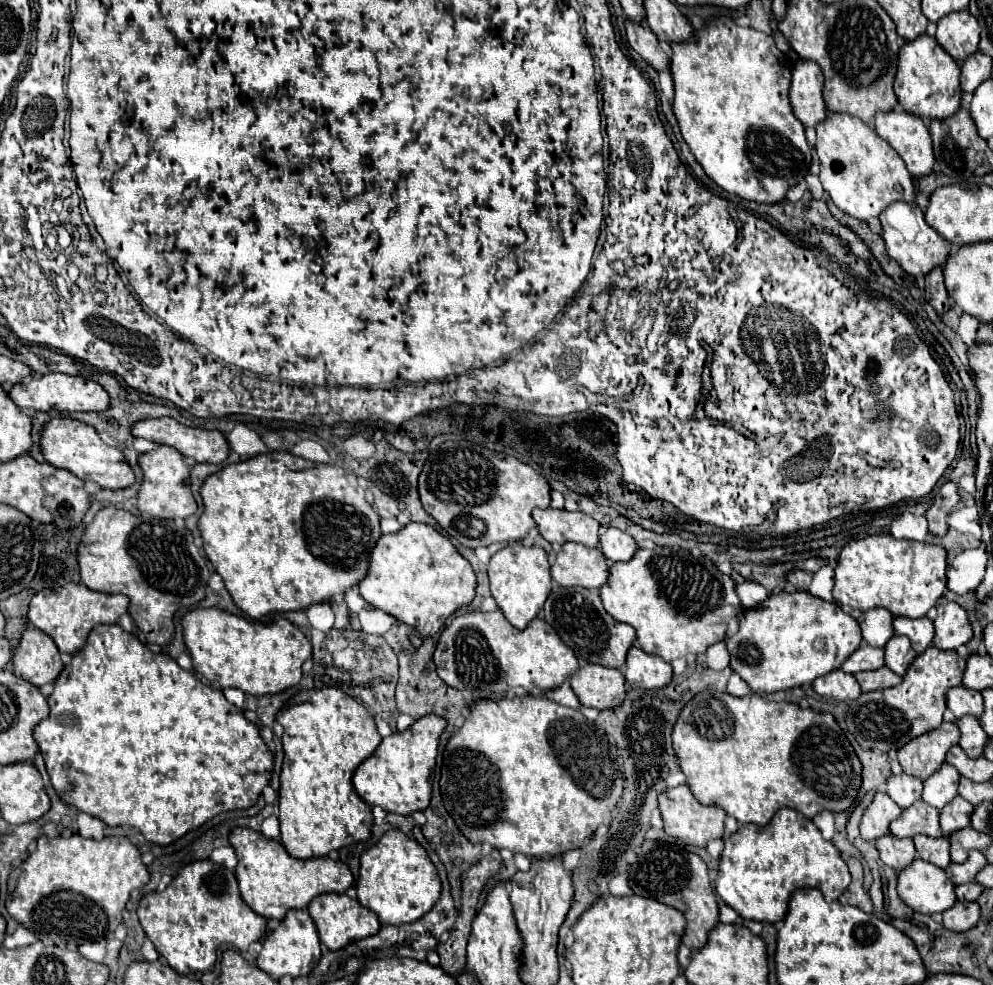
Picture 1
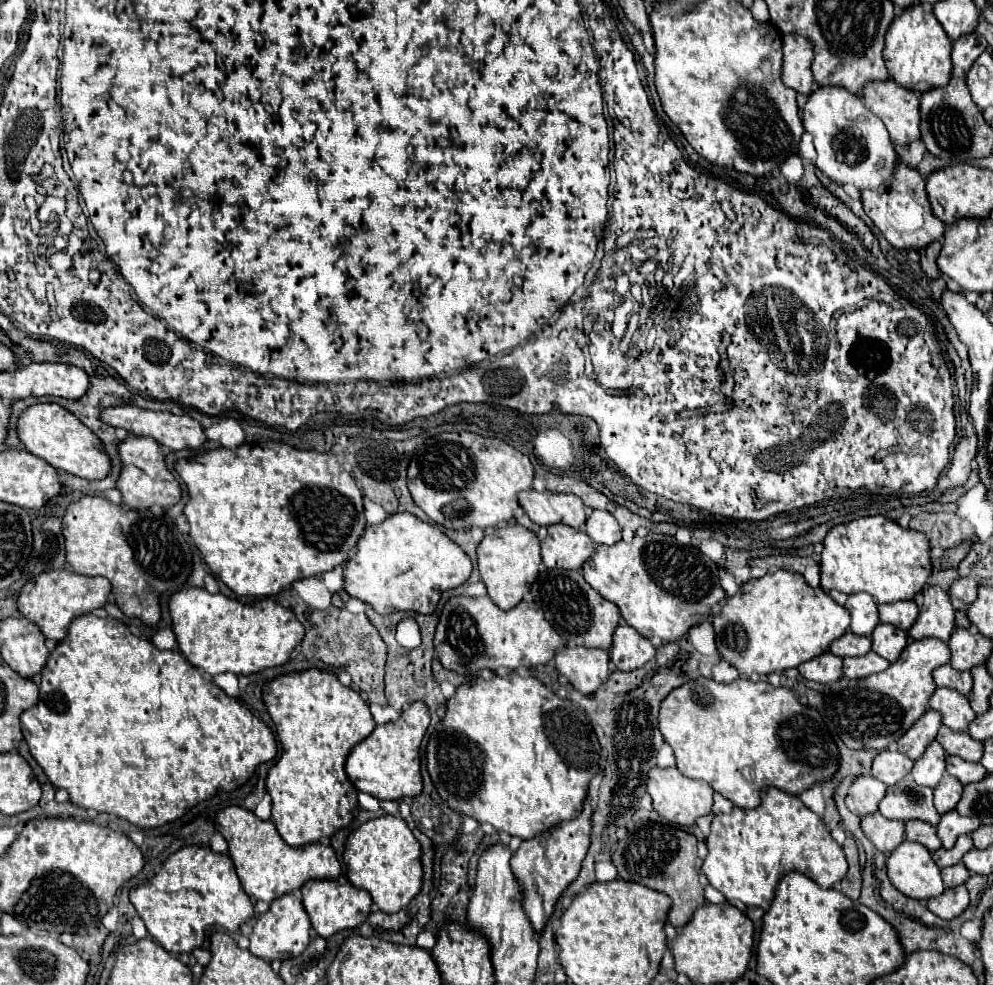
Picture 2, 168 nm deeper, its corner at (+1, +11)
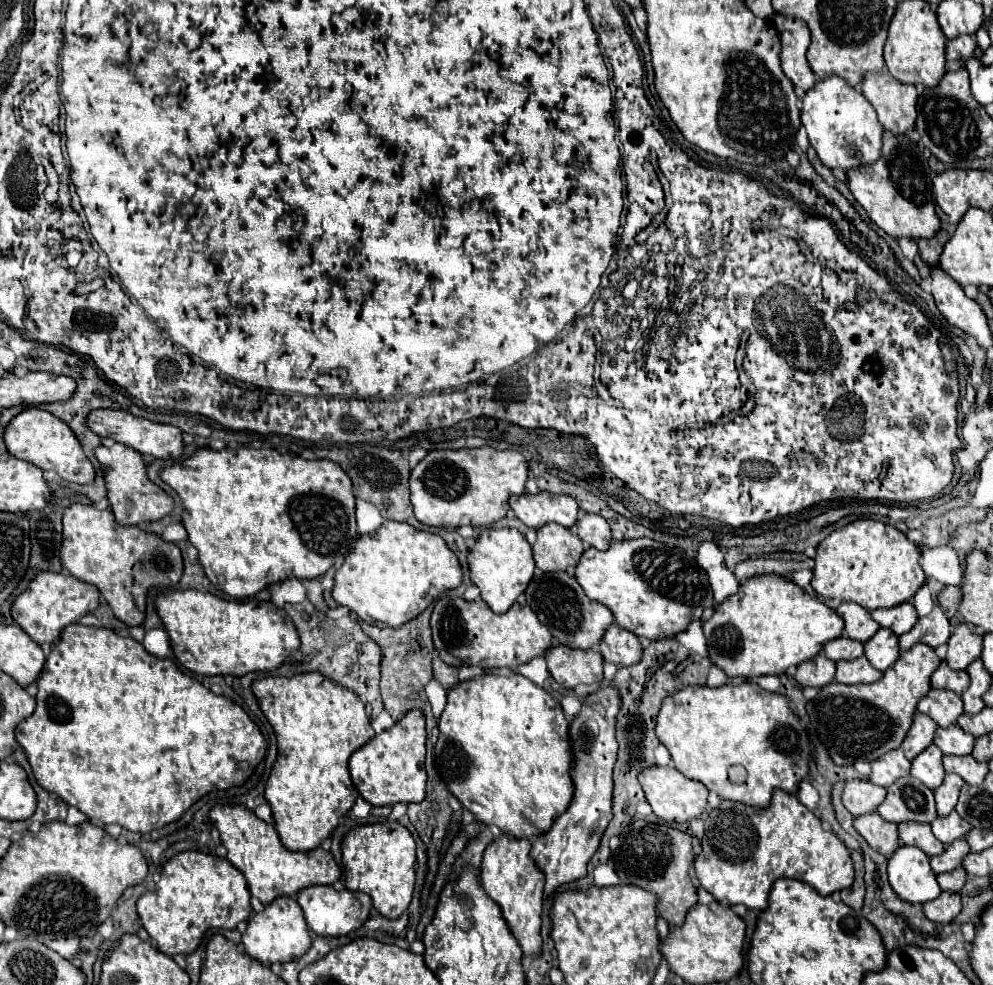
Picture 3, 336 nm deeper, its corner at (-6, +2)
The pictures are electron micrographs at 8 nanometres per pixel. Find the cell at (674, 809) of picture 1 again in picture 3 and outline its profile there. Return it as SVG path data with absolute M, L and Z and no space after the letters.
M671 766L643 768L639 772L639 784L643 786L645 798L651 804L655 816L659 816L665 822L687 822L689 818L697 818L707 810L709 790L705 788L705 784L685 778L677 768L671 768Z

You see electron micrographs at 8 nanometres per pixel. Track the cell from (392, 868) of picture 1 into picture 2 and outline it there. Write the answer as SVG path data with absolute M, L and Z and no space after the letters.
M384 815L370 819L350 833L346 841L344 861L346 873L354 887L370 893L372 901L386 913L398 913L404 909L422 887L422 847L420 841L412 835L404 819L394 815Z

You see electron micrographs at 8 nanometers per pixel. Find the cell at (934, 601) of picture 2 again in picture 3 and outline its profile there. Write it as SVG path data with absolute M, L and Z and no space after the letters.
M935 606L931 614L917 620L917 624L911 628L909 634L899 636L899 648L909 650L913 644L927 644L931 648L937 648L939 644L945 644L951 636L951 624L945 618L943 610Z

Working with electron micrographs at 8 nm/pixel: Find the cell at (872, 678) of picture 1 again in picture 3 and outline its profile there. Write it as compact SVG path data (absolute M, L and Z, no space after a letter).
M865 656L855 658L855 660L839 660L835 662L837 672L835 672L835 682L841 684L859 684L859 682L877 682L881 680L883 672L875 670Z

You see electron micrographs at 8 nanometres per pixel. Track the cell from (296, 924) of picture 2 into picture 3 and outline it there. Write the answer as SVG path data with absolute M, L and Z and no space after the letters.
M279 896L271 904L267 904L261 912L255 912L247 922L247 932L243 934L245 952L263 964L273 964L273 962L283 964L295 960L309 950L309 944L311 944L309 928L303 910L293 896Z

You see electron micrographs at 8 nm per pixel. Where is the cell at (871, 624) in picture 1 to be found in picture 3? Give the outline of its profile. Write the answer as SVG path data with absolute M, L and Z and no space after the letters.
M841 602L839 608L835 610L843 622L845 622L845 634L853 640L859 640L859 642L867 642L877 630L877 622L871 618L869 610L865 610L863 606L859 604L853 604L853 602Z

